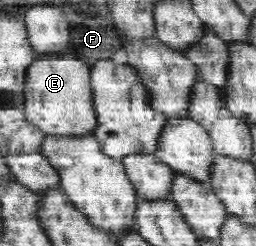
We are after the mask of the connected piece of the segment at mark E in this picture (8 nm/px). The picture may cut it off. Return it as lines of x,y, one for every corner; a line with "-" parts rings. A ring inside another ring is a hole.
54,56
37,59
28,70
26,78
24,111
28,122
35,124
45,136
54,138
77,138
96,135
98,119
94,108
93,88
90,80
91,65
76,60
74,56

